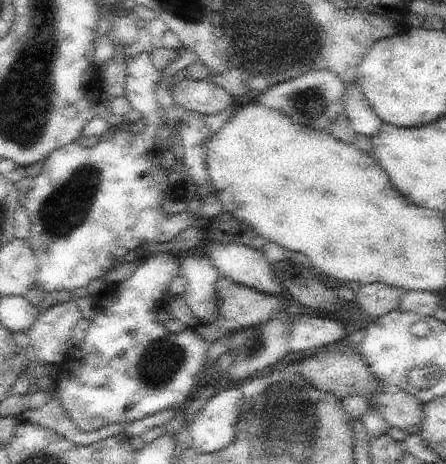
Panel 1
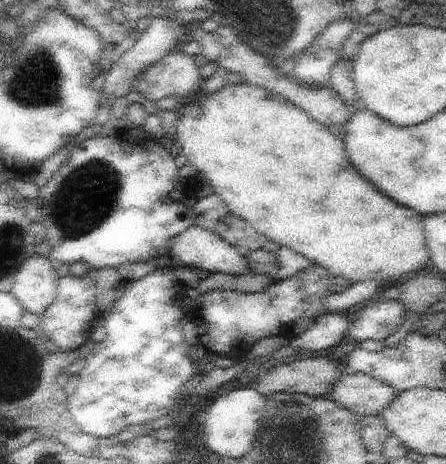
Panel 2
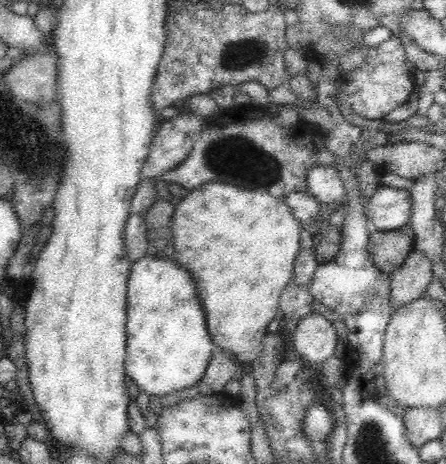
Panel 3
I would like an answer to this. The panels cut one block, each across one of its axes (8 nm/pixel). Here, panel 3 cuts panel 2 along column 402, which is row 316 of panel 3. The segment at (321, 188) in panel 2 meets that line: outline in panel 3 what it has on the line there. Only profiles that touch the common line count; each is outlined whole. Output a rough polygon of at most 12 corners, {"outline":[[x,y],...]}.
{"outline":[[212,182],[176,204],[174,260],[208,332],[256,362],[304,230],[284,198]]}

